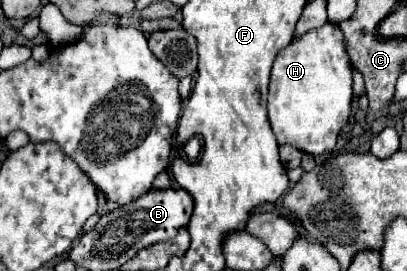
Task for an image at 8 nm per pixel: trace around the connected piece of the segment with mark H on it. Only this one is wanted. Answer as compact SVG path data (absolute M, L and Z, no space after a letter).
M326 22L282 48L268 84L268 118L278 144L290 144L308 154L332 152L338 132L350 120L352 74L354 66L338 24Z

